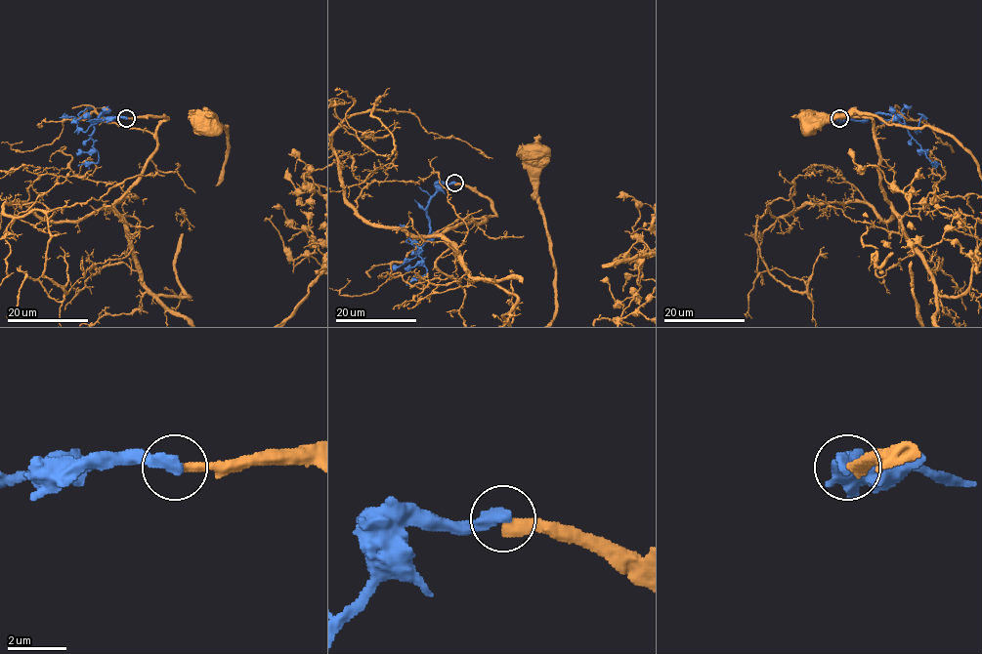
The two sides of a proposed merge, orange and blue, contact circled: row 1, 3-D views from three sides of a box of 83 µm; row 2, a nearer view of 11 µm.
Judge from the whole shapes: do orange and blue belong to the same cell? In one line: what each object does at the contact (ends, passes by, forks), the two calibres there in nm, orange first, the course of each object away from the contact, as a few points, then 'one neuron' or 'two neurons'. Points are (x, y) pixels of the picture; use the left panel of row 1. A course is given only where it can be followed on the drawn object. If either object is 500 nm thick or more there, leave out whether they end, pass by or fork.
orange ends | blue ends | 360/480 nm | orange via (126, 118), (166, 119), (114, 204), (156, 295), (189, 296), (177, 246), (227, 153), (227, 126), (202, 123) | blue via (126, 118), (101, 121), (101, 112), (90, 137), (99, 160), (78, 166) | two neurons

